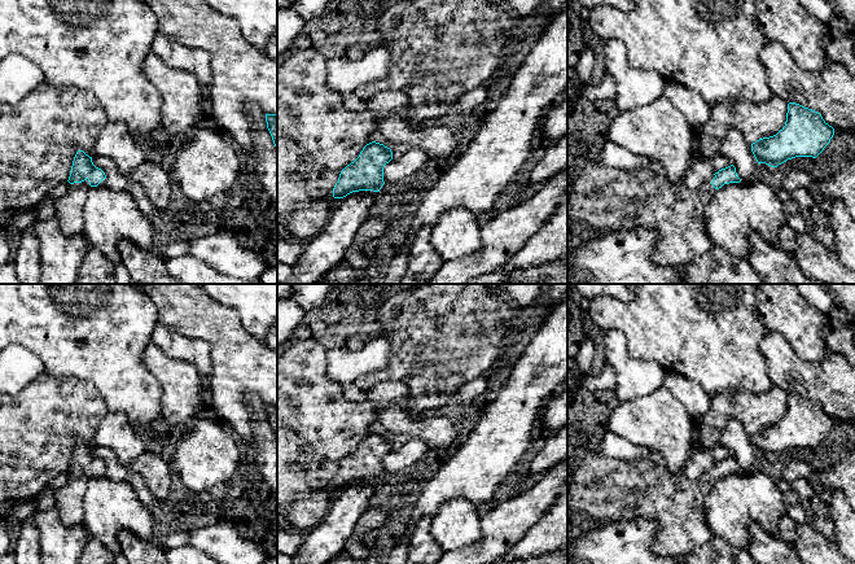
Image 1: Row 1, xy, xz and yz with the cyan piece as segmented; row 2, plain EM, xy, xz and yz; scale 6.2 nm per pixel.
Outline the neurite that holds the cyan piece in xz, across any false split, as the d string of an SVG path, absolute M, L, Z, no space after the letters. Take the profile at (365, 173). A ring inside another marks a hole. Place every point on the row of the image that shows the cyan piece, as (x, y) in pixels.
M376 141L367 144L359 157L341 171L333 197L343 198L359 191L380 192L385 184L383 167L391 159L390 148Z

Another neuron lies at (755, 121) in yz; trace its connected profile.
M776 95L762 104L741 99L716 104L705 126L693 132L693 159L712 159L719 156L720 144L729 128L738 128L750 144L776 135L785 126L788 104Z

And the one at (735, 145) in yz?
M729 128L727 131L719 152L732 162L742 183L755 179L755 167L758 162L751 152L750 141L738 128Z

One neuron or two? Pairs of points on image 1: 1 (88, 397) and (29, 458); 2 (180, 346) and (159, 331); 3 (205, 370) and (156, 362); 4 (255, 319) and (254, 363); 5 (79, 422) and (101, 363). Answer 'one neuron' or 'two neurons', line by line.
1: one neuron
2: one neuron
3: two neurons
4: two neurons
5: two neurons

